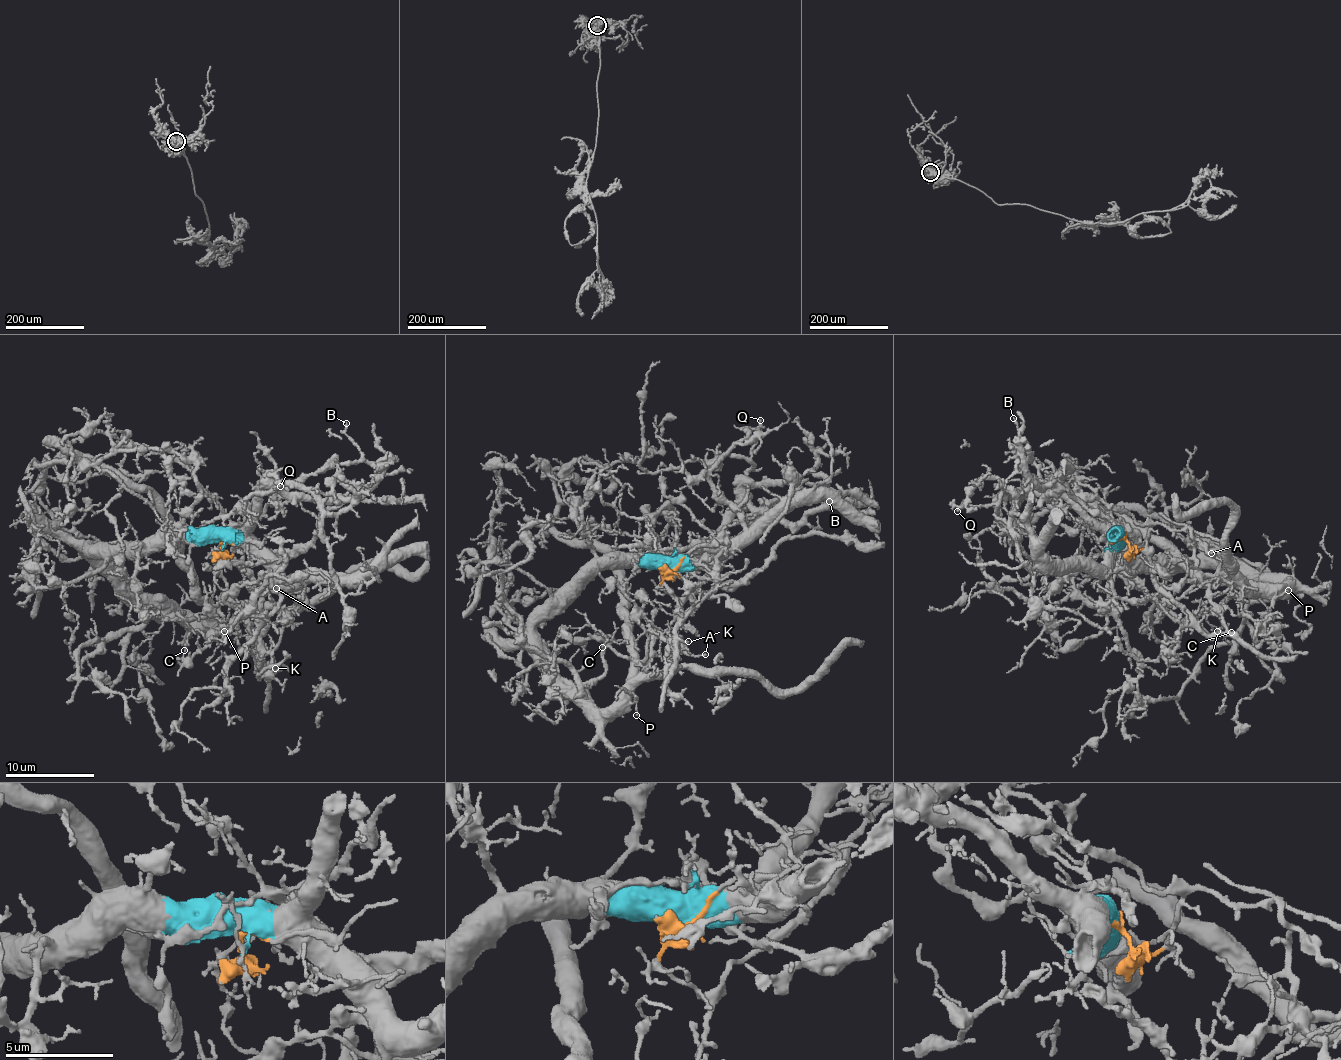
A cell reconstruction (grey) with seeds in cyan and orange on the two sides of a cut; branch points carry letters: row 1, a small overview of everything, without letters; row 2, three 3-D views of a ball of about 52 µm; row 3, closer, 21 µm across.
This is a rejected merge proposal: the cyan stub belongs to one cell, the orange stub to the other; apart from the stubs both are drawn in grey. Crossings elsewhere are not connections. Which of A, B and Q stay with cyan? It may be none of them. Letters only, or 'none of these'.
Q

